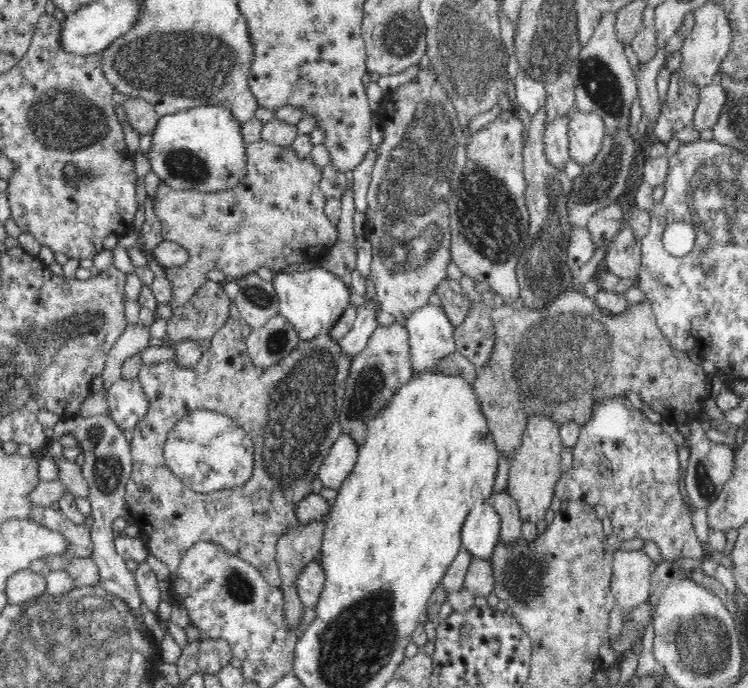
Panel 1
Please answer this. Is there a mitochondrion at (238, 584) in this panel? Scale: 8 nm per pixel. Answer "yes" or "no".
yes

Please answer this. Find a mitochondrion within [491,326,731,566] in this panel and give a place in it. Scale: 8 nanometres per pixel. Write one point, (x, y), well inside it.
(704, 487)

